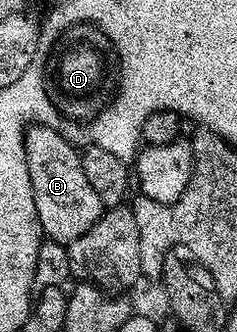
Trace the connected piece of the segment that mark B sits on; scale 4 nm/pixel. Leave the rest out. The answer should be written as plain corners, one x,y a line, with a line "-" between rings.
36,123
26,128
27,167
25,171
31,175
31,187
35,195
35,211
41,224
42,234
50,241
68,243
79,239
79,235
83,235
83,231
90,229
103,216
103,206
99,195
95,195
95,190
91,188
91,183
87,183
87,175
83,175
83,163
79,149
76,149
63,134
56,133
53,128
52,124
39,125

